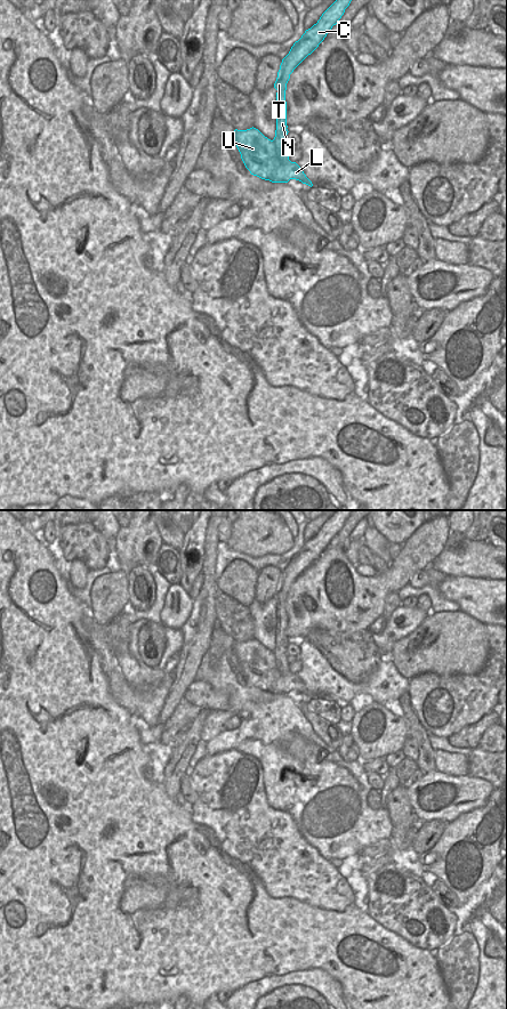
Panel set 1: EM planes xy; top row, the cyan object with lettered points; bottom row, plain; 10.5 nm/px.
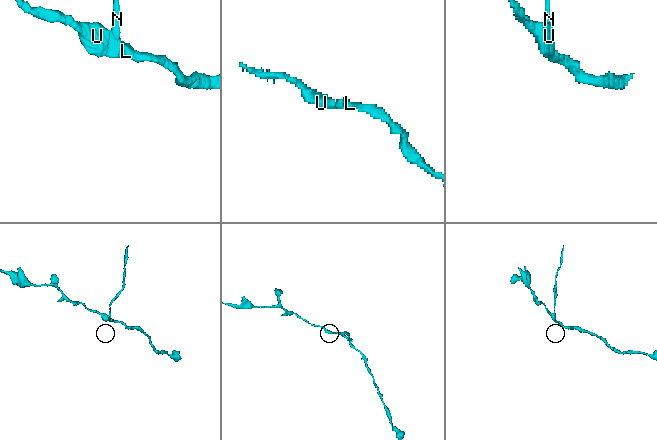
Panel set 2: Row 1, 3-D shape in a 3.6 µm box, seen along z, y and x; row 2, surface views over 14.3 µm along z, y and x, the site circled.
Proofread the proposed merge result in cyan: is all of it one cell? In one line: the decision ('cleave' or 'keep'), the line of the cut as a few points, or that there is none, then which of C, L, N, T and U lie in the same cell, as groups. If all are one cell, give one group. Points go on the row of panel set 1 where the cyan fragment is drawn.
cleave | xy (273, 139), (278, 156), (281, 160), (288, 160) | C N T / L U

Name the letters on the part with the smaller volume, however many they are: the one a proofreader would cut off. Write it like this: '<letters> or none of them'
C, N, T

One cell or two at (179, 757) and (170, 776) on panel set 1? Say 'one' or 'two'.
one

